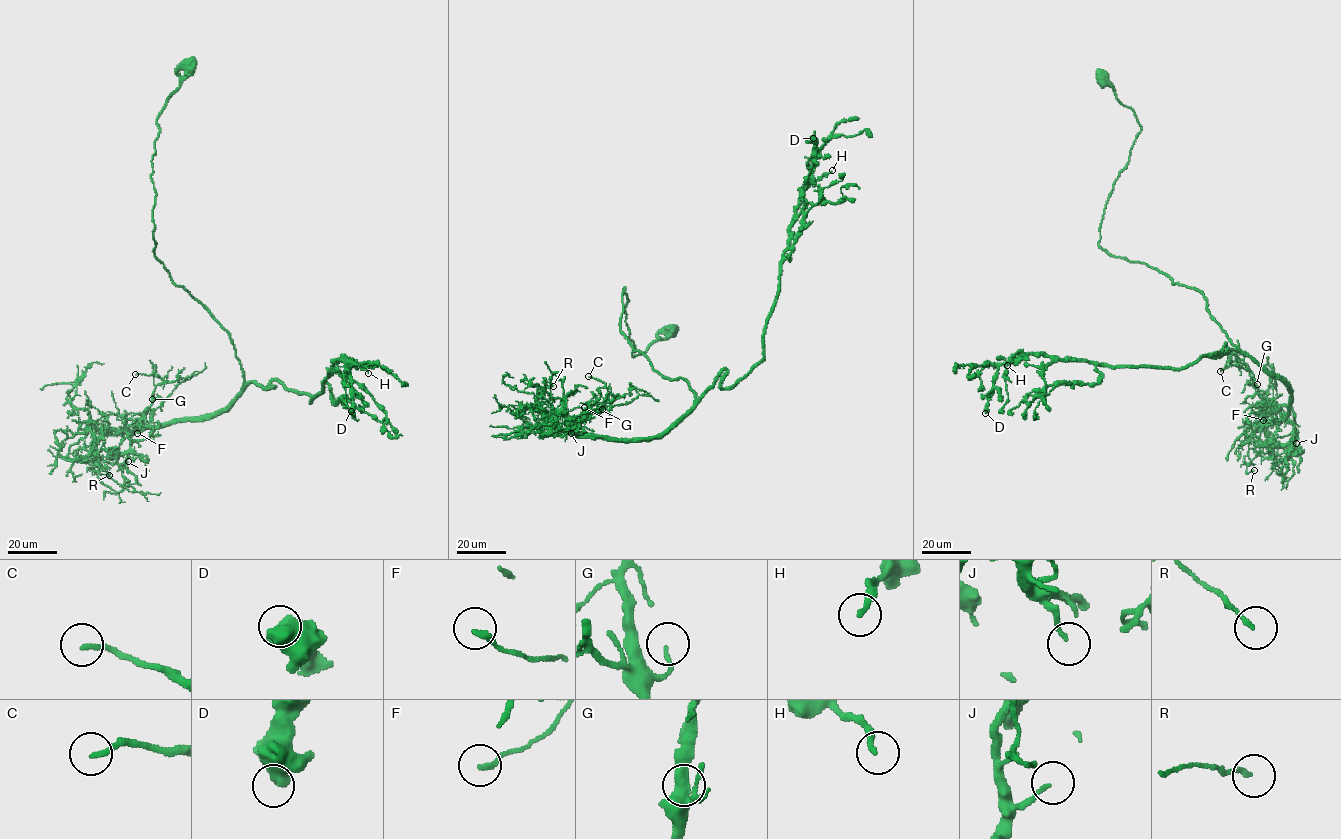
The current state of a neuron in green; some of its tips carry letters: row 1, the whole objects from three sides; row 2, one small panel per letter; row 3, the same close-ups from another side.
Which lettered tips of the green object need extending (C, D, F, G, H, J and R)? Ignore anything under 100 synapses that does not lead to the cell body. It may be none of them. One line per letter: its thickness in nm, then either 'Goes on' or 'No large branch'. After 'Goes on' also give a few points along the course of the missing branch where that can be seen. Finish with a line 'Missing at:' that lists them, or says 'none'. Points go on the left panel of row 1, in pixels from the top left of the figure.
C: Thickness 180 nm. No large branch
D: Thickness 600 nm. No large branch
F: Thickness 190 nm. No large branch
G: Thickness 110 nm. No large branch
H: Thickness 220 nm. No large branch
J: Thickness 140 nm. No large branch
R: Thickness 150 nm. No large branch
Missing at: none

